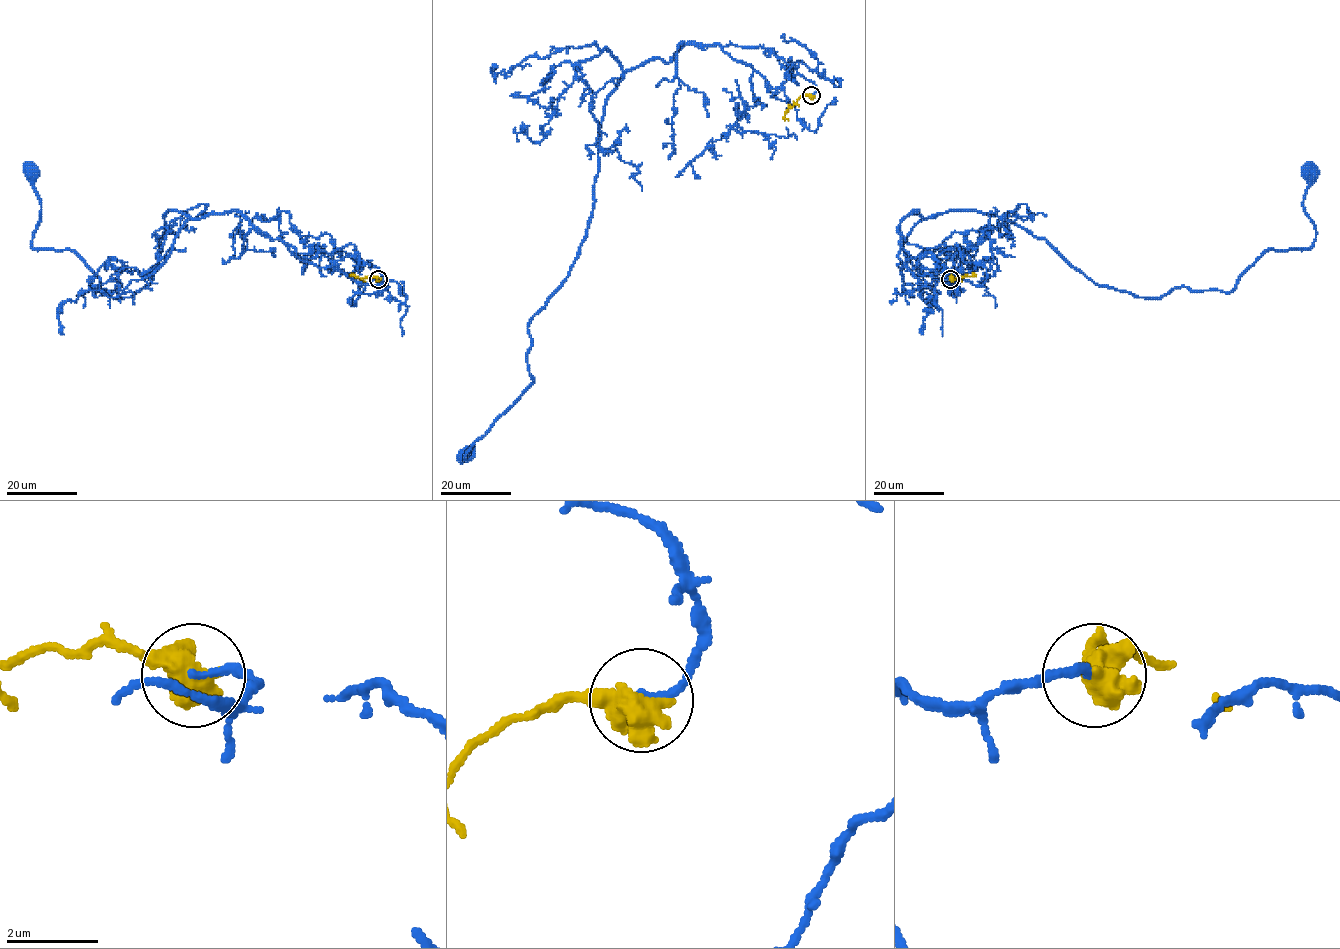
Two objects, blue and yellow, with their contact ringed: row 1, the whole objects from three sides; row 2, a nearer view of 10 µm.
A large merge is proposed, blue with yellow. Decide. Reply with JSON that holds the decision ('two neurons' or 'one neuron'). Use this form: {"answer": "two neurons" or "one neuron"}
{"answer": "one neuron"}

